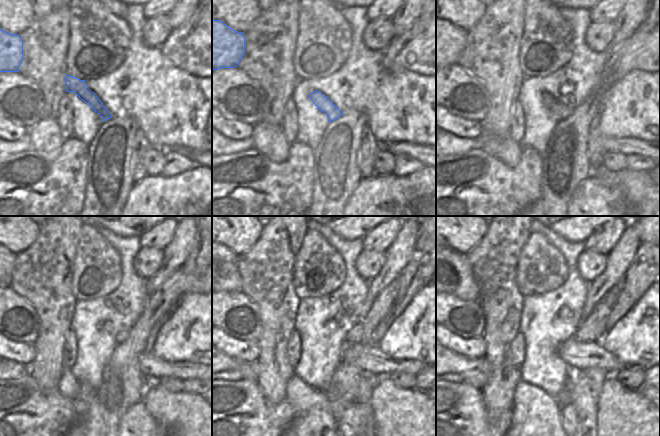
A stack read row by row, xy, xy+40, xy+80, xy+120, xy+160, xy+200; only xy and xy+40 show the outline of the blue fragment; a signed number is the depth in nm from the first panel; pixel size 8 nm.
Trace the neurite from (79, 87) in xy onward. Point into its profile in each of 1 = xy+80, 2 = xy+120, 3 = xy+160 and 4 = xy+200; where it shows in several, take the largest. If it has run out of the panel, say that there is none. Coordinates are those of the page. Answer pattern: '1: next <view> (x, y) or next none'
1: next xy+80 (560, 111)
2: next xy+120 (121, 336)
3: next xy+160 (355, 335)
4: next xy+200 (592, 328)

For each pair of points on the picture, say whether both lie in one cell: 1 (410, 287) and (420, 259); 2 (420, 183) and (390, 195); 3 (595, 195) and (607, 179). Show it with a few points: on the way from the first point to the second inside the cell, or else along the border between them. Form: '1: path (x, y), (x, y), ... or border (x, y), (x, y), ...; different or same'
1: path (413, 280), (420, 270), (420, 266); same
2: path (413, 189), (406, 195), (397, 195); same
3: border (592, 174), (602, 183), (617, 187), (624, 194); different

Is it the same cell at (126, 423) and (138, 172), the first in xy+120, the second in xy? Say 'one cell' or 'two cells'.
two cells

